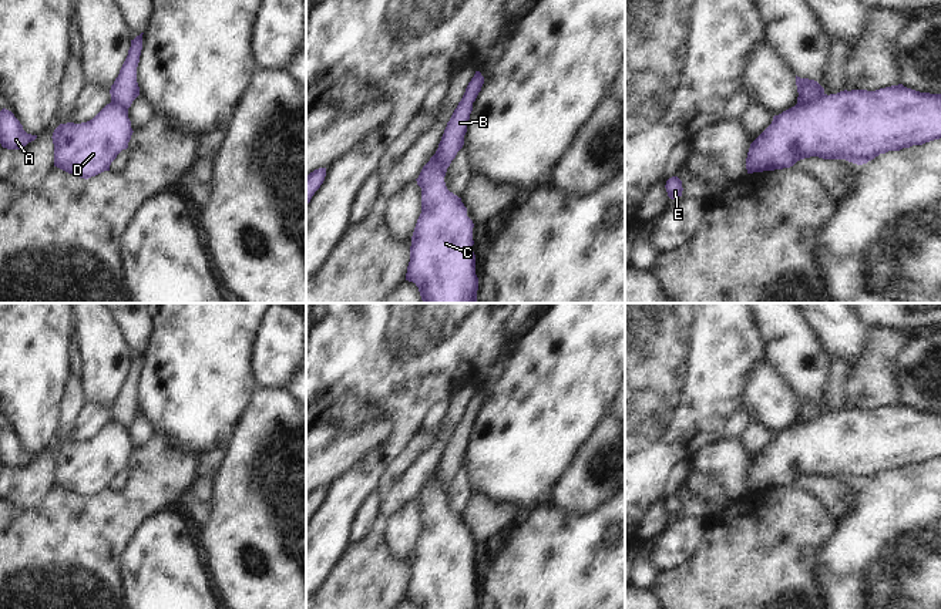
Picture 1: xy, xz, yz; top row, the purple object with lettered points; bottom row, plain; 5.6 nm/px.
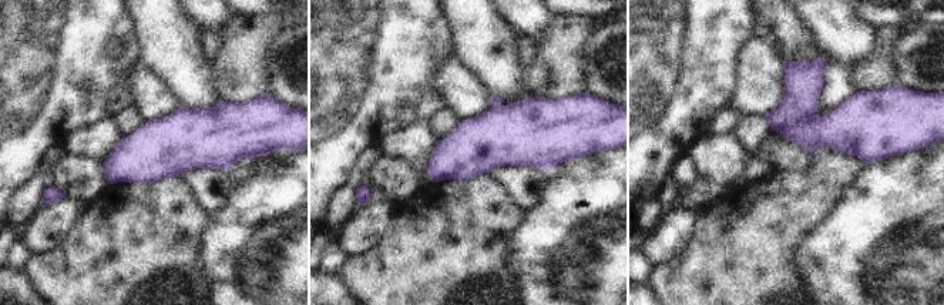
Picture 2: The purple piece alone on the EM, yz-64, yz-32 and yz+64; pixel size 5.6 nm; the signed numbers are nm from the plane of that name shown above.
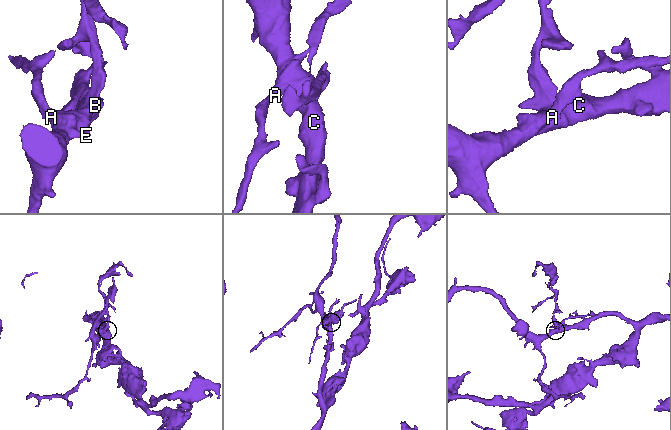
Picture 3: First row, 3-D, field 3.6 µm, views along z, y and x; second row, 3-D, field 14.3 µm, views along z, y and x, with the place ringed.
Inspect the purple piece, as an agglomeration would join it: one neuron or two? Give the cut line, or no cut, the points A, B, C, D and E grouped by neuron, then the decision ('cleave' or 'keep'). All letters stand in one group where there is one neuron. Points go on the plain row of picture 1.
cut yz (824, 413), (807, 423), (796, 424); groups A C D E / B; cleave

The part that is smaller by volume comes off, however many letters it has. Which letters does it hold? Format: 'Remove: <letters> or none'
Remove: B

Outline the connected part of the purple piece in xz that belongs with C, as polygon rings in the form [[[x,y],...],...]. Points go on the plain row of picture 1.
[[[434,472],[416,498],[421,507],[421,532],[411,555],[406,599],[413,600],[419,609],[478,609],[473,571],[474,542],[461,517],[447,508],[444,495]]]

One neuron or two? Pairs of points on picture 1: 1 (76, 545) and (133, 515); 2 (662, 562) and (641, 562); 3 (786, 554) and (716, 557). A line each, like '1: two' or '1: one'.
1: one
2: two
3: one

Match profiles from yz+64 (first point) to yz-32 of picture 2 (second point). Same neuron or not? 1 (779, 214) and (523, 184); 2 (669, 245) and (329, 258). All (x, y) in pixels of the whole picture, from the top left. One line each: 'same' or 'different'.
1: different
2: different

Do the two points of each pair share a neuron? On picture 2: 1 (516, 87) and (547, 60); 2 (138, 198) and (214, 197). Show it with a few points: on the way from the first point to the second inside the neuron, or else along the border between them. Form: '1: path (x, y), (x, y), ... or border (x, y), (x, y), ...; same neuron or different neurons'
1: border (526, 73), (526, 86), (533, 96); different neurons
2: border (175, 177), (192, 191), (197, 203), (210, 214); different neurons

